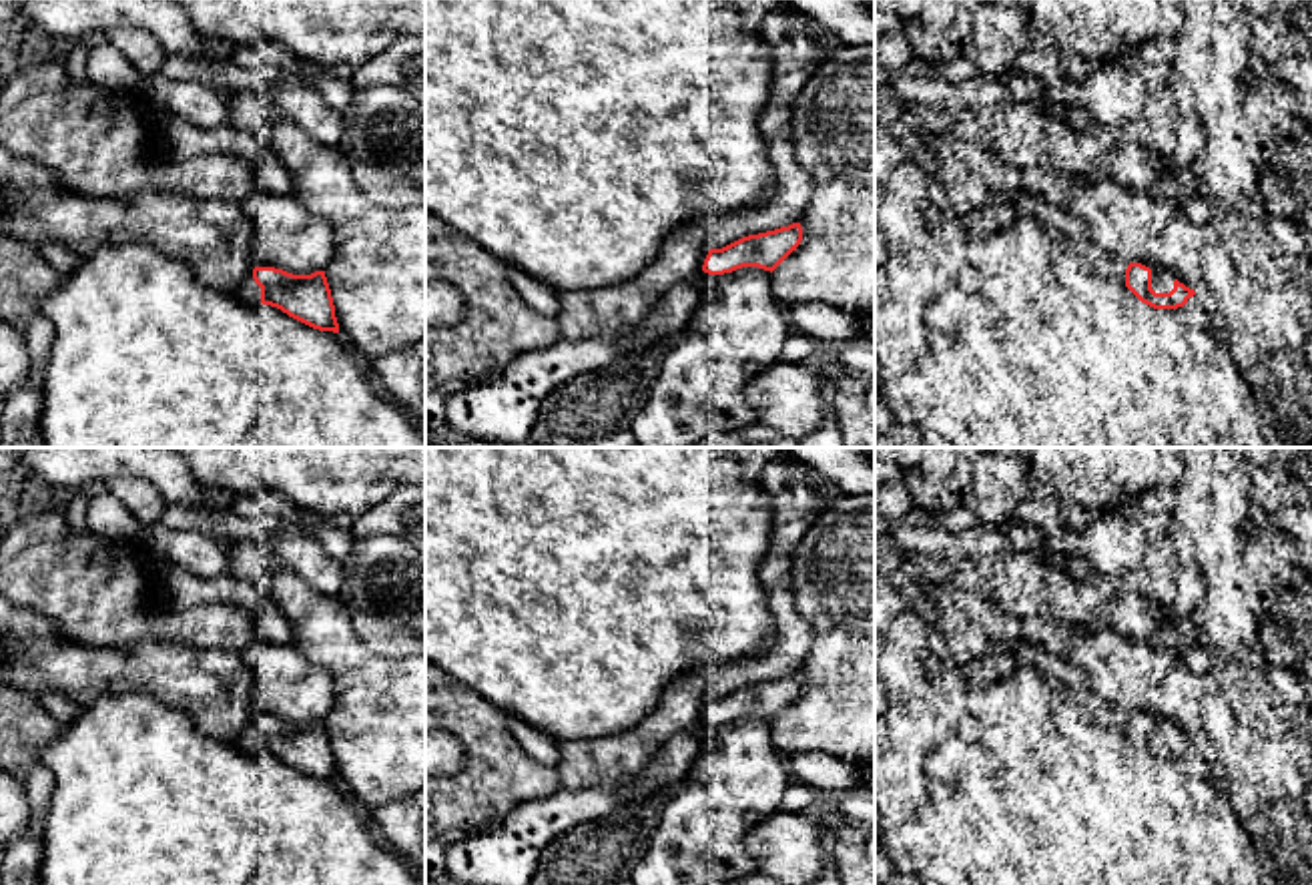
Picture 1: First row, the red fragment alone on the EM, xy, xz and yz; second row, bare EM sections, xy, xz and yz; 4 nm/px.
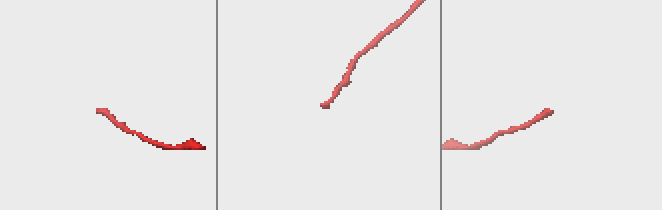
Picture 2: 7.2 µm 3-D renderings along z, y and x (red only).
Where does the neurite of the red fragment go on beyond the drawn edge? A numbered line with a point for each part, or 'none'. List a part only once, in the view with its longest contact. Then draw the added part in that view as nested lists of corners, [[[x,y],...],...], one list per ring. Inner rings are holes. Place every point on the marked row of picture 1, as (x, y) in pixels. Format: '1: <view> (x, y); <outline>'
1: yz (1160, 281); [[[1152,271],[1152,289],[1156,293],[1170,293],[1174,289],[1174,277],[1166,273]]]

